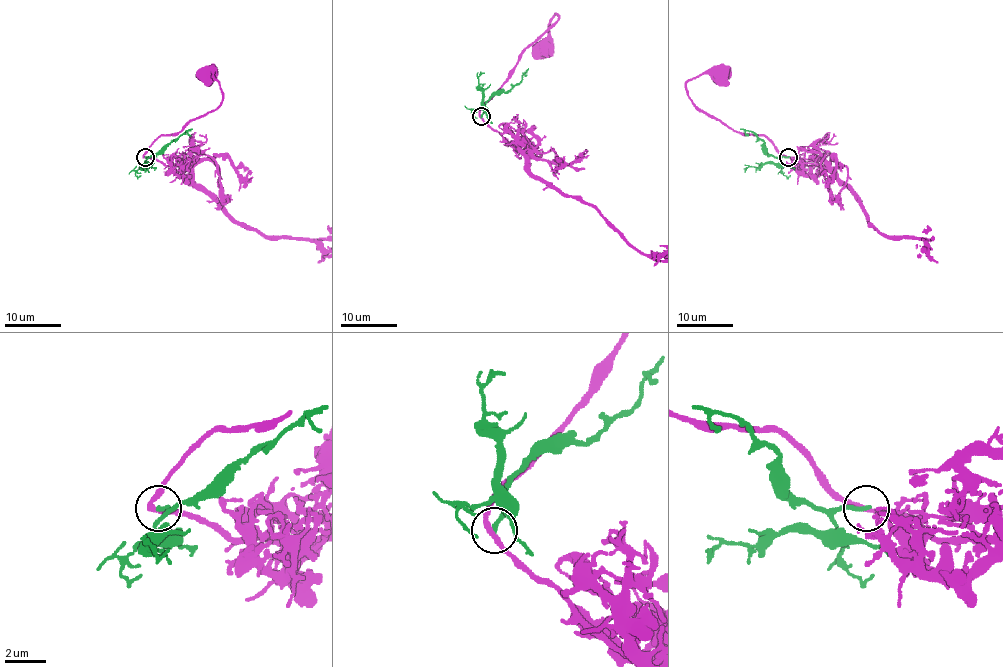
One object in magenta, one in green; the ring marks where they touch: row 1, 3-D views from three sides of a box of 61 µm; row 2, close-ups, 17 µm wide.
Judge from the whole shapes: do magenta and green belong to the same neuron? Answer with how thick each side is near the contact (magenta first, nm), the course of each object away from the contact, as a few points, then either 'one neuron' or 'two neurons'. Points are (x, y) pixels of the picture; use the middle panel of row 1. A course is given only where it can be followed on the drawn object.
240/220 nm | magenta via (480, 116), (479, 110), (497, 90), (518, 56), (556, 20), (555, 14), (548, 33), (540, 42), (541, 47) | green via (482, 116), (485, 104), (494, 95), (509, 92), (517, 85), (528, 68) | two neurons

